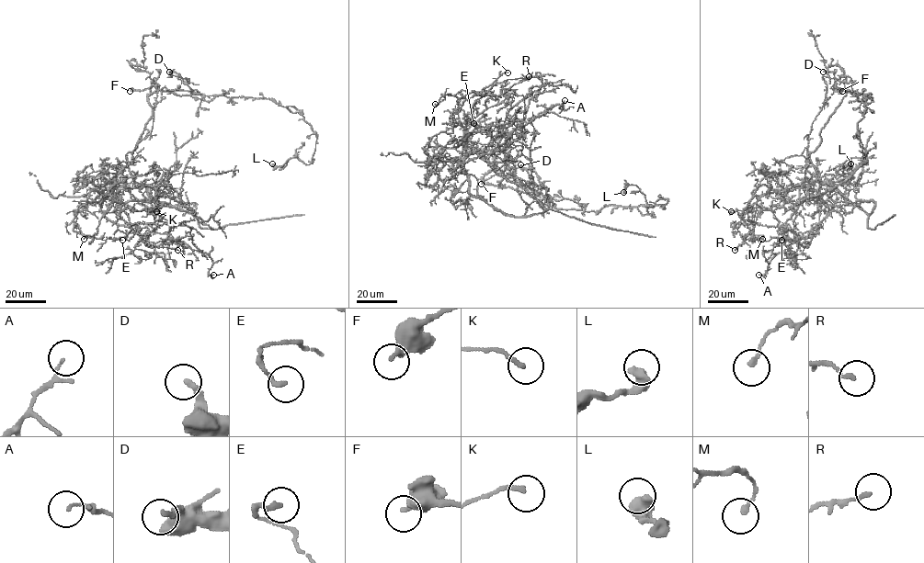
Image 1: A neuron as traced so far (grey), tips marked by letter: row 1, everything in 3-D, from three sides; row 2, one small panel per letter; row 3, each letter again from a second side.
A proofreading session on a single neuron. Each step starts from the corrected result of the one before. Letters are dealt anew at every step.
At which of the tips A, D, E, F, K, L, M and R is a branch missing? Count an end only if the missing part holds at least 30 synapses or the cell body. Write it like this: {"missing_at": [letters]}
{"missing_at": []}

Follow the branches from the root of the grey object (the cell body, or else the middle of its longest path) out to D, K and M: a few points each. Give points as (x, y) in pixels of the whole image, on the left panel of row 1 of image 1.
D: (138, 183), (127, 153), (136, 148), (151, 117), (147, 96), (156, 91), (197, 94), (186, 78), (169, 72)
K: (138, 183), (192, 214), (154, 201), (118, 204), (109, 182), (108, 192), (126, 207), (156, 211)
M: (138, 183), (192, 214), (154, 201), (118, 204), (112, 181), (113, 203), (97, 233), (84, 239)

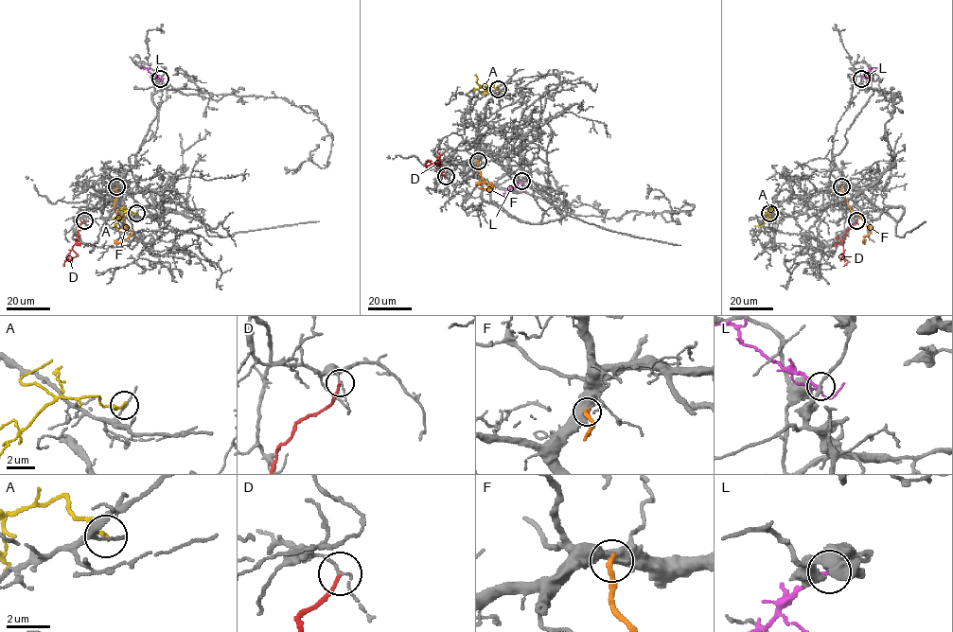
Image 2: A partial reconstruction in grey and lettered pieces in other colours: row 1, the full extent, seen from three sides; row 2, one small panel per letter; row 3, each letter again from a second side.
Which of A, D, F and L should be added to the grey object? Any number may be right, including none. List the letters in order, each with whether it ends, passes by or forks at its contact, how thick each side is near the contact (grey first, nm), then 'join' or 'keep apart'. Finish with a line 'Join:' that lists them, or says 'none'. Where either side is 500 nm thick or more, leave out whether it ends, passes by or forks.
A: it ends there; 120 nm thick on the grey side, 170 nm on the other; keep apart
D: it ends there; 80 nm thick on the grey side, 170 nm on the other; keep apart
F: 550 nm thick on the grey side, 300 nm on the other; keep apart
L: it ends there; 200 nm thick on the grey side, 180 nm on the other; keep apart
Join: none

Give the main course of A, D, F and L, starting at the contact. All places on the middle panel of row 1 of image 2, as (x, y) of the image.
A: (498, 89), (492, 85), (481, 86), (476, 82), (475, 74)
D: (446, 176), (439, 165), (433, 163), (438, 163), (427, 166), (425, 163)
F: (477, 161), (475, 168), (492, 190), (492, 185), (487, 183), (476, 185)
L: (521, 182), (505, 190), (504, 197)

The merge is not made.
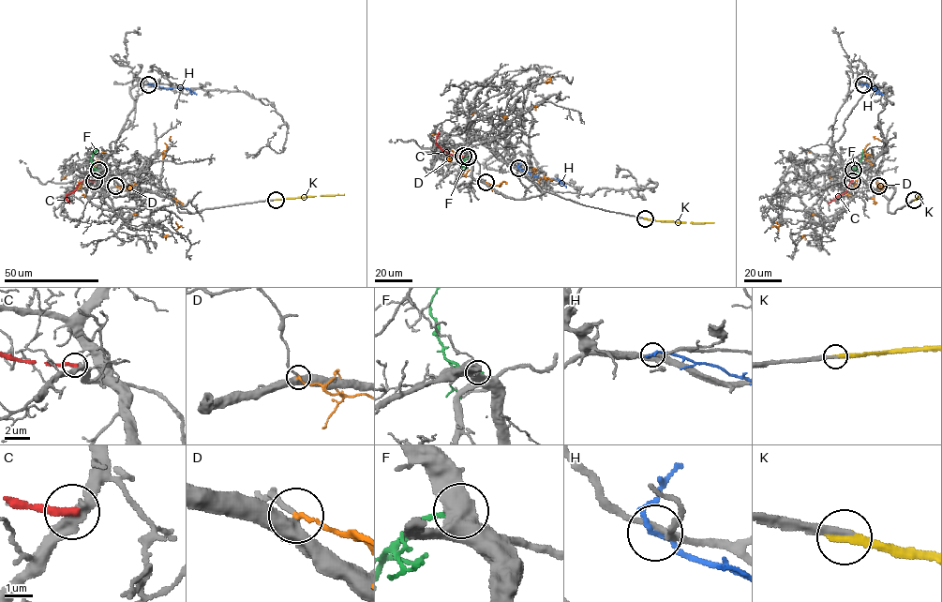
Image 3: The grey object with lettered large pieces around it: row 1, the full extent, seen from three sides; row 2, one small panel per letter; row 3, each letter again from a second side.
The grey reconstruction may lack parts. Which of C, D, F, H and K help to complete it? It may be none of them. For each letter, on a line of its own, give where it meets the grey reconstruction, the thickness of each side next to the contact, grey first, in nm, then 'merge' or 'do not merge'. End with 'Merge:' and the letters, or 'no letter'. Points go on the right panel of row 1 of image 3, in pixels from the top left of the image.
C: meets grey at (852, 181); 440 nm thick on the grey side, 340 nm on the other; do not merge
D: meets grey at (878, 186); 320 nm thick on the grey side, 170 nm on the other; do not merge
F: meets grey at (853, 170); 600 nm thick on the grey side, 200 nm on the other; do not merge
H: meets grey at (863, 84); 180 nm thick on the grey side, 160 nm on the other; do not merge
K: meets grey at (914, 200); 280 nm thick on the grey side, 360 nm on the other; merge
Merge: K

